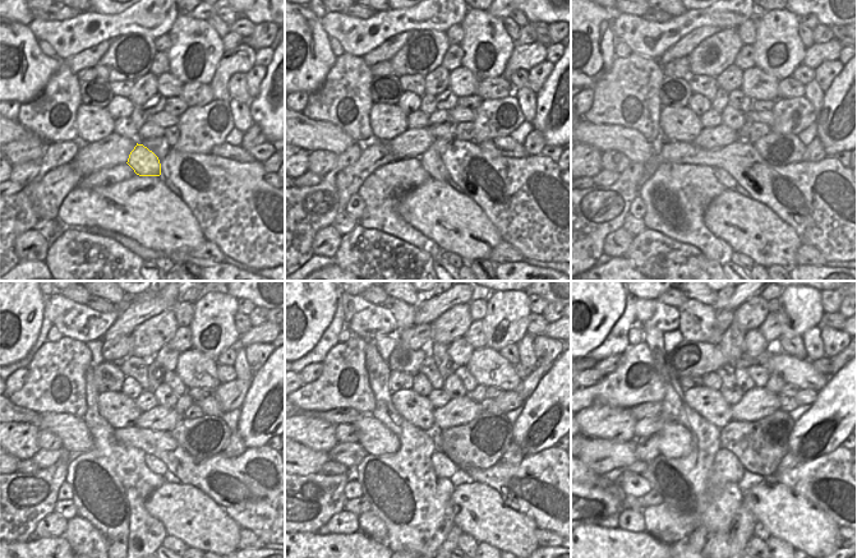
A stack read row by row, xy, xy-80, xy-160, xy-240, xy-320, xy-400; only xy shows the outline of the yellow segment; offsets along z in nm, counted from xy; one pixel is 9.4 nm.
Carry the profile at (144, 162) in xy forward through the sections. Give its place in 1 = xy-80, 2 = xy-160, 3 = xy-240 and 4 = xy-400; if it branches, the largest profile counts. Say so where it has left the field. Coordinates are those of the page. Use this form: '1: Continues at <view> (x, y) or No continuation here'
1: Continues at xy-80 (431, 160)
2: Continues at xy-160 (722, 175)
3: Continues at xy-240 (157, 466)
4: Continues at xy-400 (726, 467).

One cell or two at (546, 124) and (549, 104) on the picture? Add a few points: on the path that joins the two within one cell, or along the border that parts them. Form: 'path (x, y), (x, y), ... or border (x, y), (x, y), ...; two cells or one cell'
path (548, 119), (549, 109); one cell

